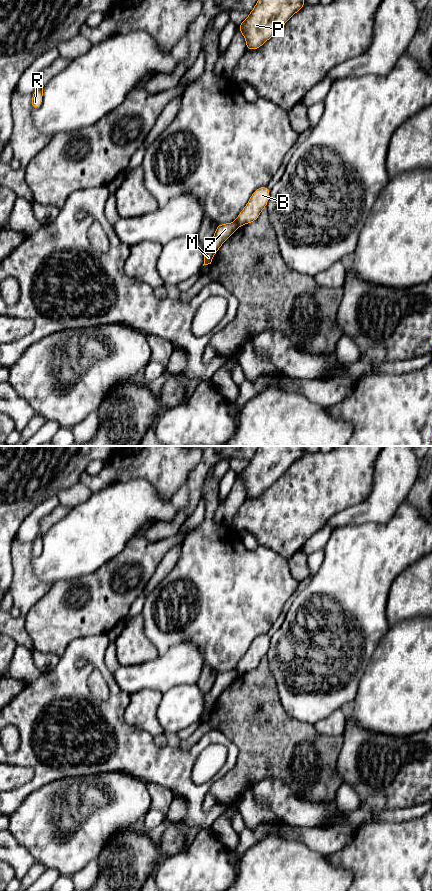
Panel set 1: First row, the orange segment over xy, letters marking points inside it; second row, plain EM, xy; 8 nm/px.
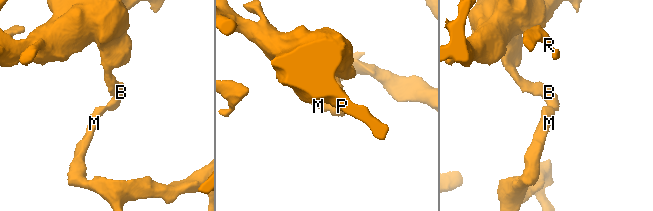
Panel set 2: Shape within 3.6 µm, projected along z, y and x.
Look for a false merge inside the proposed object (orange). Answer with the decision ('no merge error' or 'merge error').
merge error

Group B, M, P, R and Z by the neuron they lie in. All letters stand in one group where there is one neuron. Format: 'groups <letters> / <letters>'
groups B P R / M Z

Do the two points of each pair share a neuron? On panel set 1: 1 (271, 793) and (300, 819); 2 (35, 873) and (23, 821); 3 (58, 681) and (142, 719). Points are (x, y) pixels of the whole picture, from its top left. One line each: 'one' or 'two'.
1: one
2: two
3: two

